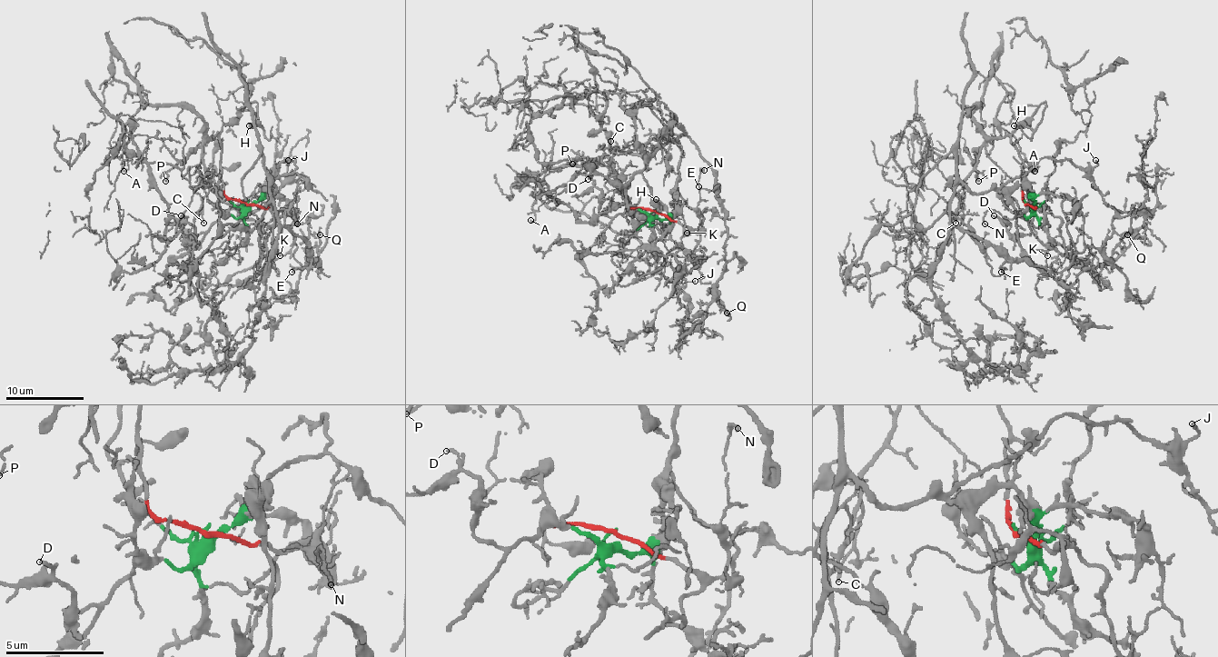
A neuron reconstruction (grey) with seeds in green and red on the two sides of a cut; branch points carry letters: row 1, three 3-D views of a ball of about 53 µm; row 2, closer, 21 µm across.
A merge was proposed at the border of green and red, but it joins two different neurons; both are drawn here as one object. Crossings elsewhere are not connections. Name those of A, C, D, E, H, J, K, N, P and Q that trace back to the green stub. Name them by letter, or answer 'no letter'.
D, E, J, K, Q

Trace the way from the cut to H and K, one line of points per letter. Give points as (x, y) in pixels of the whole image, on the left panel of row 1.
H: (245, 203), (223, 193), (220, 133), (249, 103), (255, 103), (257, 121), (262, 128), (249, 124)
K: (245, 203), (247, 204), (257, 199), (267, 185), (272, 214), (272, 252), (276, 250), (281, 255)

